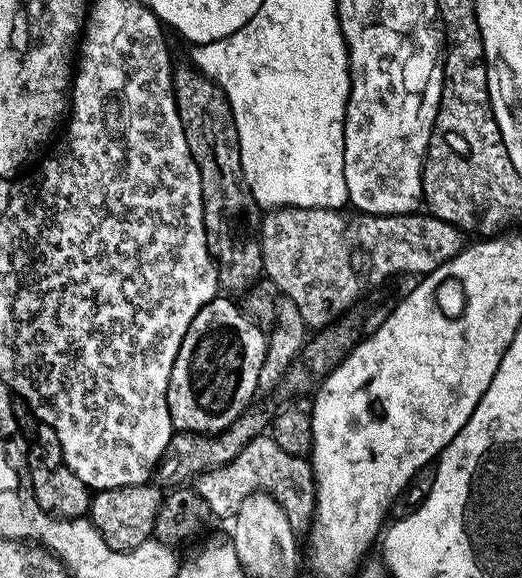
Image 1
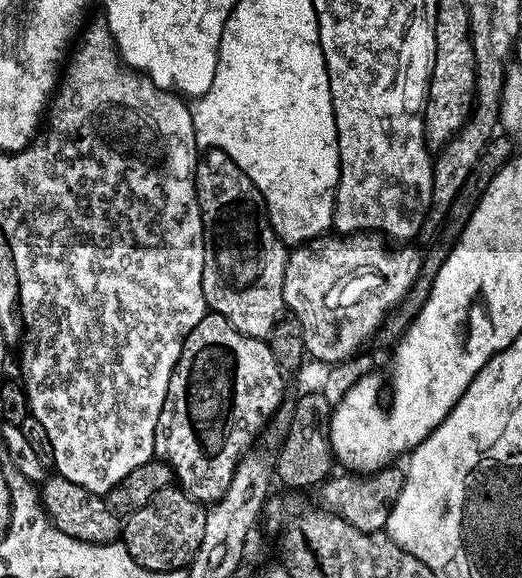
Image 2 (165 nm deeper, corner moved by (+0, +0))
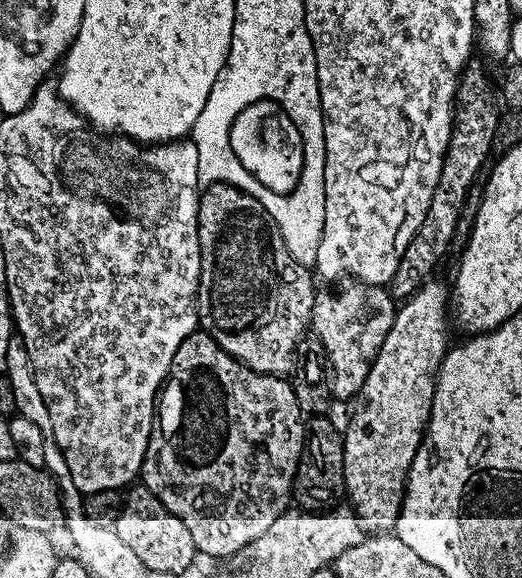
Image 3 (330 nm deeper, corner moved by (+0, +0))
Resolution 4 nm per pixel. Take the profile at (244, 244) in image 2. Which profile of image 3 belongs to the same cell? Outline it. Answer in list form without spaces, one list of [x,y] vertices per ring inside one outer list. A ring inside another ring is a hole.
[[[212,182],[201,191],[198,242],[200,285],[196,291],[196,310],[199,327],[211,330],[214,339],[235,360],[242,361],[255,372],[265,372],[267,376],[291,373],[298,360],[298,345],[305,339],[304,331],[309,331],[312,307],[318,295],[318,288],[312,285],[313,273],[309,265],[298,263],[290,250],[286,250],[282,234],[262,202],[233,184]]]

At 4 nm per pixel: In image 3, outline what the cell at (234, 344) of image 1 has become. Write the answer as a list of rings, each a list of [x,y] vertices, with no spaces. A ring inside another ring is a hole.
[[[197,330],[191,332],[178,346],[178,350],[172,359],[170,379],[162,389],[162,395],[158,400],[158,415],[154,420],[152,437],[148,440],[148,449],[144,455],[144,461],[140,467],[143,487],[153,492],[166,506],[166,510],[173,512],[182,522],[186,522],[186,530],[190,530],[190,538],[194,538],[194,546],[197,553],[208,556],[225,556],[231,558],[254,538],[266,534],[266,530],[289,507],[288,499],[293,499],[296,471],[300,465],[300,458],[304,455],[304,441],[306,439],[306,427],[302,417],[302,409],[296,392],[291,383],[284,376],[267,376],[265,372],[255,372],[242,361],[235,360],[225,348],[212,336],[211,331]]]

